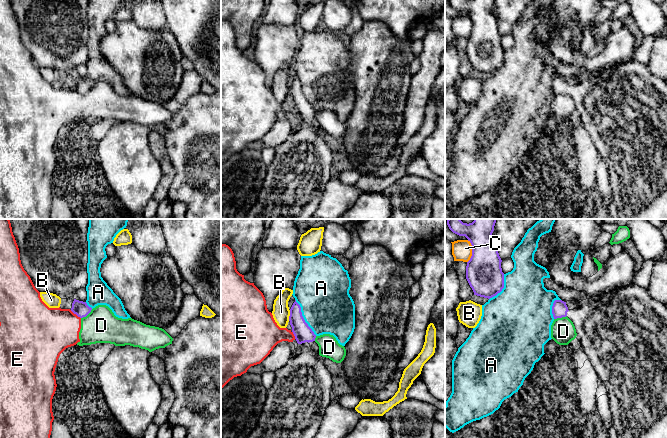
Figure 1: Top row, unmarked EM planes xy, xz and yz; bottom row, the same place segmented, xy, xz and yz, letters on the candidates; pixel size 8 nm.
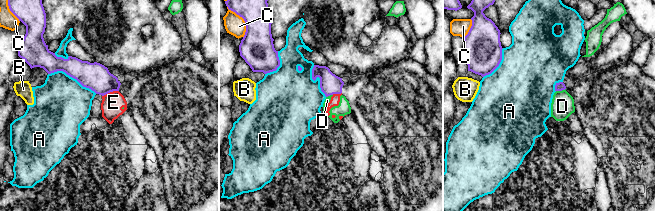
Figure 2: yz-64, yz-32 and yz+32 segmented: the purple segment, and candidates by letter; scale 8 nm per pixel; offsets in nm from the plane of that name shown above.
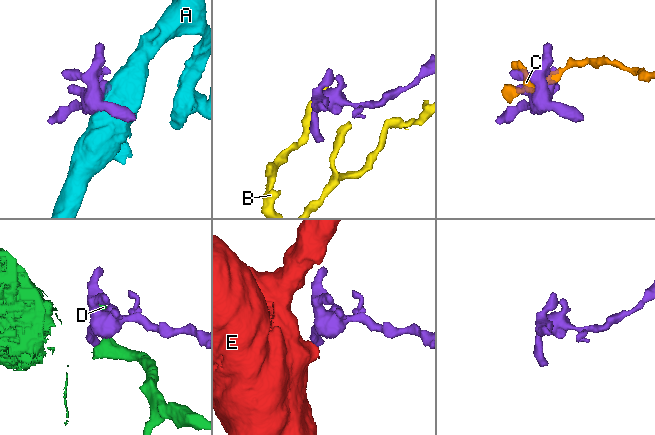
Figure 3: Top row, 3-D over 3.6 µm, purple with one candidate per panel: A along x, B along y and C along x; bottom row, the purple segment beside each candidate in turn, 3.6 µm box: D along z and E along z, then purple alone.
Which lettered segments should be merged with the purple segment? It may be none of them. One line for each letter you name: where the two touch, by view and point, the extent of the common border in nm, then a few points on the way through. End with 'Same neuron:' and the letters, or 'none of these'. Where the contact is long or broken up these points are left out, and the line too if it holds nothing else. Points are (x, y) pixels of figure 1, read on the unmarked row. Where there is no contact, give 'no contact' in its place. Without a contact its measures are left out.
Same neuron: none of these

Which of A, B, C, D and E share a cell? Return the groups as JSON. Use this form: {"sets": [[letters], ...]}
{"sets": [["A"], ["B"], ["C"], ["D", "E"]]}

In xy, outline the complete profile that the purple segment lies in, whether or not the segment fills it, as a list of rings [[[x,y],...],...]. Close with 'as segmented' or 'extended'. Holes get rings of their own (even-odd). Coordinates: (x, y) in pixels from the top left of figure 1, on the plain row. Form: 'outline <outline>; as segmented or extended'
outline [[[74,75],[71,87],[78,93],[86,93],[91,88],[91,86],[92,84],[89,83],[86,78]]]; as segmented

